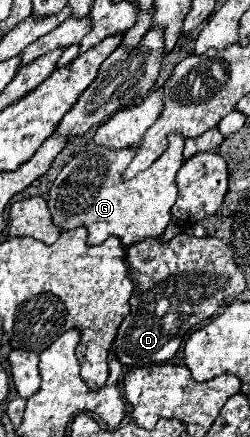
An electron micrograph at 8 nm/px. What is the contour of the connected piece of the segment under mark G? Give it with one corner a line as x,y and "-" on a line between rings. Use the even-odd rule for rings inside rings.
180,135
168,137
168,149
146,171
138,173
130,181
122,181
120,175
128,167
134,149
108,151
102,147
86,145
56,177
48,193
48,211
52,223
60,229
88,229
88,245
102,245
108,237
118,237
124,247
140,243
148,237
160,239
170,223
170,209
178,197
176,173
182,165
184,139

